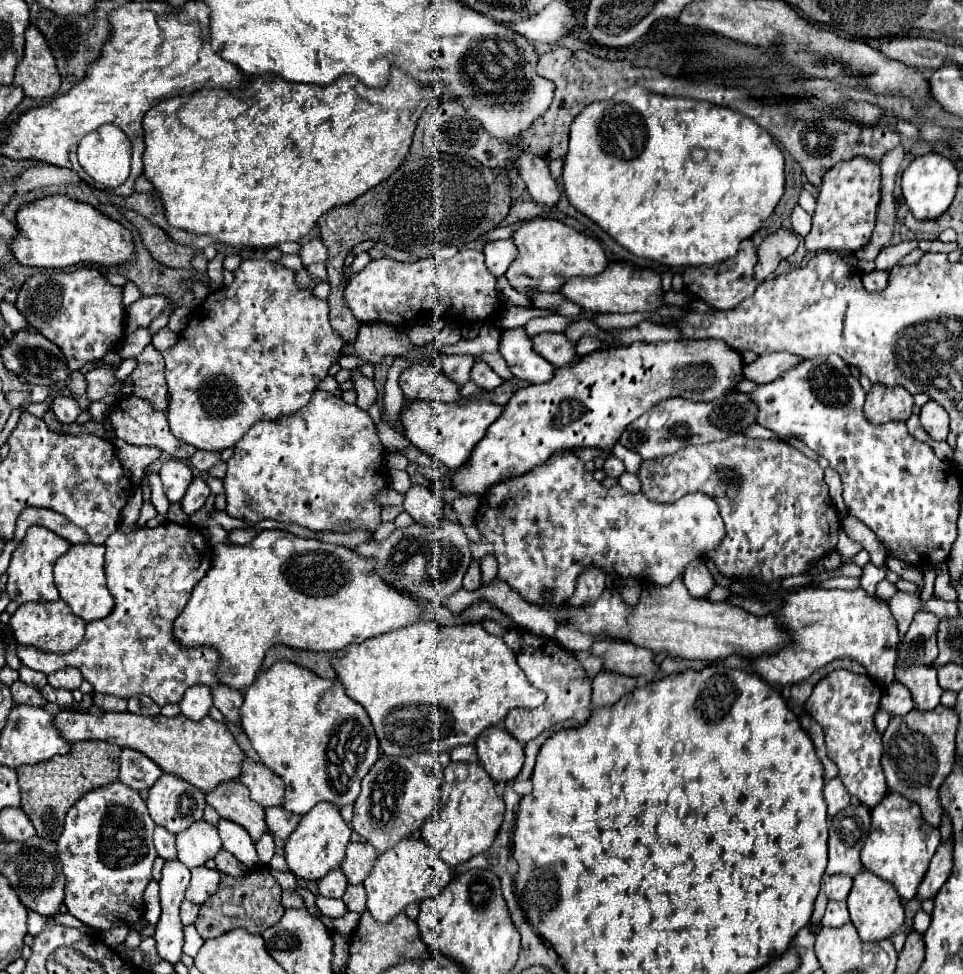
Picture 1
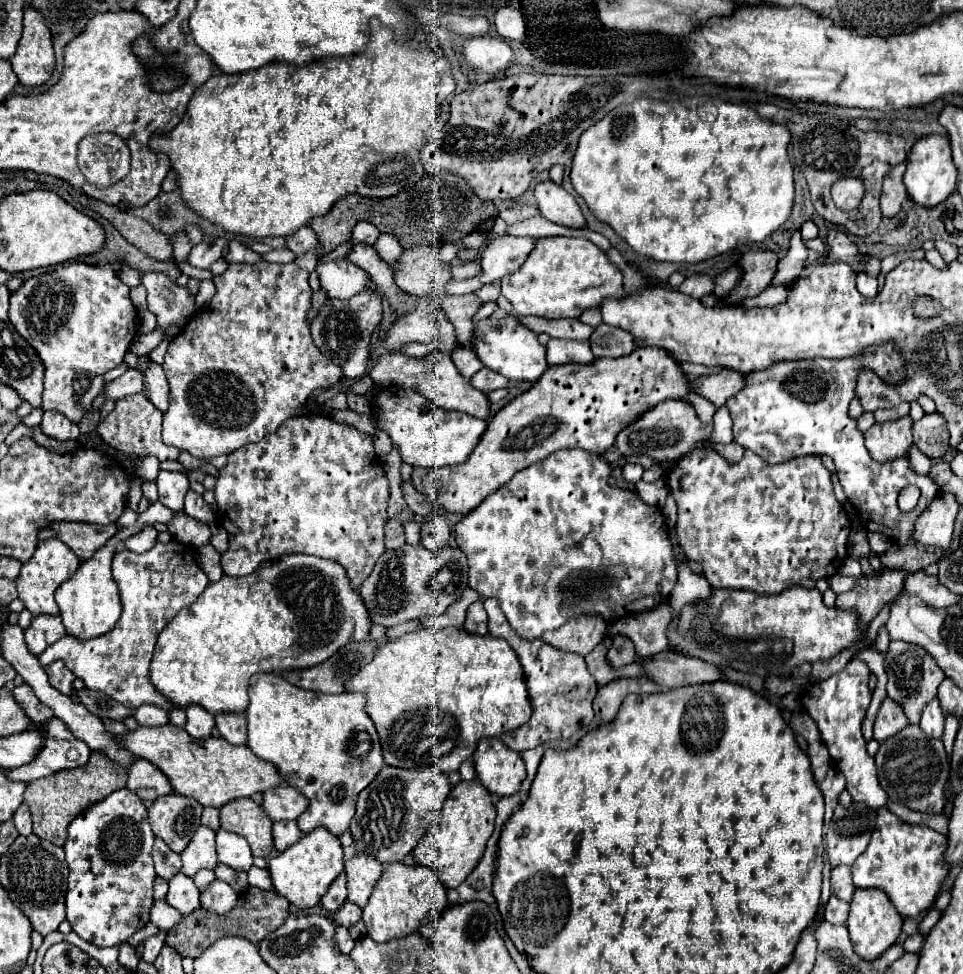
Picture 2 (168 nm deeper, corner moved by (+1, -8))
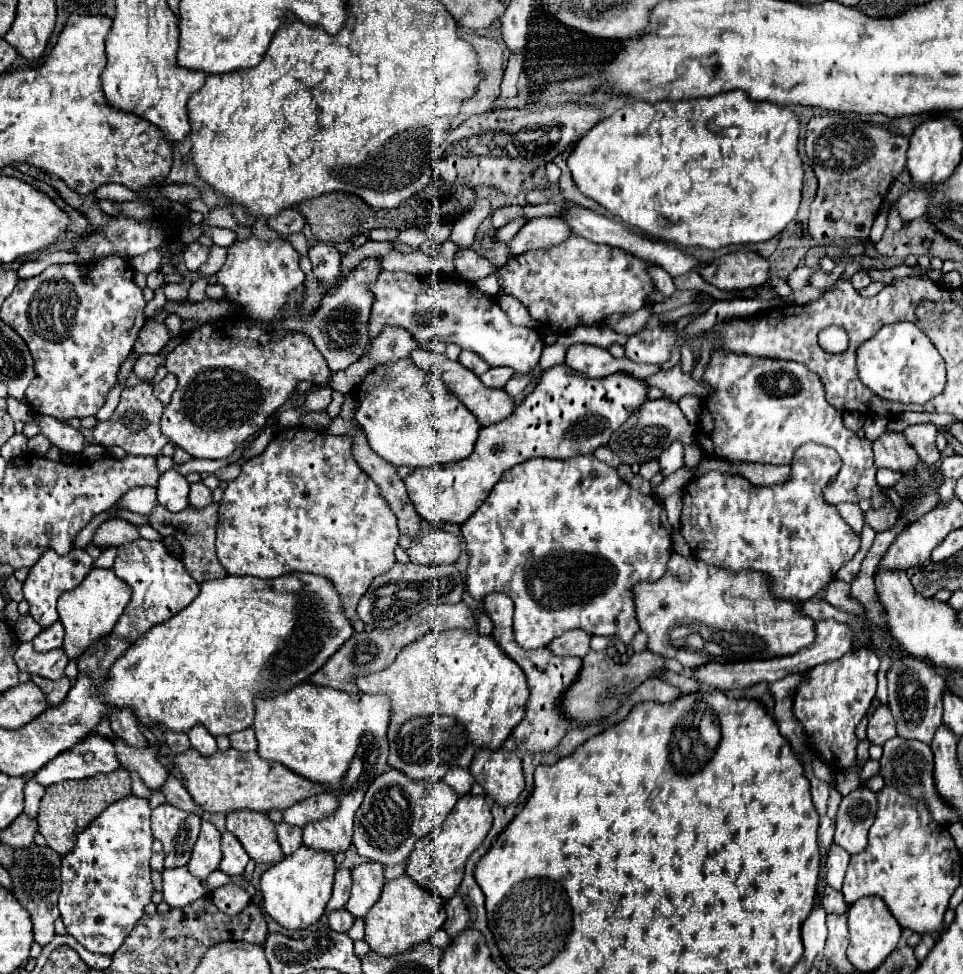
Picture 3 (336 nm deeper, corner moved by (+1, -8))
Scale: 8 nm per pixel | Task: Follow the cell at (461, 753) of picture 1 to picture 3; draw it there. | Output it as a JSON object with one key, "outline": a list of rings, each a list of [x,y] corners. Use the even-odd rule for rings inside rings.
{"outline":[[[452,767],[452,771],[448,771],[448,775],[444,775],[444,781],[458,793],[458,795],[466,795],[470,791],[472,785],[472,775],[468,769],[464,767]]]}

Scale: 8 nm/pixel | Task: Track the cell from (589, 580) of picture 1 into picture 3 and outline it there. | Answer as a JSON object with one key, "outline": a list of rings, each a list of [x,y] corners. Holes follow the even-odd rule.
{"outline":[[[566,631],[564,635],[560,635],[560,639],[552,639],[552,643],[548,645],[556,655],[576,655],[576,657],[584,657],[590,651],[590,639],[592,635],[588,635],[586,631]]]}

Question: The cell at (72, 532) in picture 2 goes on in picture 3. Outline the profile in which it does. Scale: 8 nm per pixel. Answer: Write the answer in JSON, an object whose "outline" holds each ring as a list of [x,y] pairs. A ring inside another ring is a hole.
{"outline":[[[116,517],[116,519],[104,521],[104,523],[96,529],[96,533],[94,533],[94,537],[92,537],[92,543],[94,543],[96,547],[104,549],[104,547],[110,547],[110,545],[118,547],[118,545],[124,545],[124,543],[132,543],[132,541],[136,541],[138,537],[140,537],[140,535],[138,535],[138,531],[134,529],[134,525],[130,525],[128,521]]]}

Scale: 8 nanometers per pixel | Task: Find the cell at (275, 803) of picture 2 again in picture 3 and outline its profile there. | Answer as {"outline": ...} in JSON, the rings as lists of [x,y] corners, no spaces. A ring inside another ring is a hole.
{"outline":[[[320,793],[320,795],[312,795],[300,803],[294,803],[292,807],[284,809],[282,815],[284,815],[284,821],[290,823],[290,825],[296,825],[296,827],[302,827],[310,821],[316,821],[316,819],[322,819],[326,815],[330,815],[334,809],[336,809],[338,801],[334,795],[328,795],[328,793]]]}

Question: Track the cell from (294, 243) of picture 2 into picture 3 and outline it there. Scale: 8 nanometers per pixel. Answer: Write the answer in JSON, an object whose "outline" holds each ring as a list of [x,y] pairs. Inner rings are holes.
{"outline":[[[296,209],[282,211],[278,217],[274,217],[272,221],[268,221],[268,227],[272,227],[278,235],[294,235],[294,233],[302,233],[304,217],[302,217],[300,211],[296,211]]]}

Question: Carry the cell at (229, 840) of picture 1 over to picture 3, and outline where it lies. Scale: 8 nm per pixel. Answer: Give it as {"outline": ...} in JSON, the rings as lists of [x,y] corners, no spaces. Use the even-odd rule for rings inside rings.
{"outline":[[[222,833],[222,861],[220,869],[228,875],[242,875],[250,857],[244,851],[242,843],[232,833]]]}

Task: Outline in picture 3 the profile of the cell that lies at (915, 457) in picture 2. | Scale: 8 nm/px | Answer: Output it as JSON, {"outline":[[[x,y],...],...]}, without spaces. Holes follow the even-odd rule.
{"outline":[[[878,469],[878,473],[876,473],[876,481],[882,487],[894,487],[902,477],[904,477],[902,473],[894,473],[890,469]]]}

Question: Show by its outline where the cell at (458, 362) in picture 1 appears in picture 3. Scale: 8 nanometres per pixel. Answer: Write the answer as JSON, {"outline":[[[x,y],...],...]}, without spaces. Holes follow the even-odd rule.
{"outline":[[[462,351],[460,353],[460,359],[458,359],[466,369],[470,369],[472,373],[476,373],[476,375],[482,375],[484,371],[488,371],[490,369],[490,365],[488,363],[484,363],[476,353],[472,353],[472,351]]]}

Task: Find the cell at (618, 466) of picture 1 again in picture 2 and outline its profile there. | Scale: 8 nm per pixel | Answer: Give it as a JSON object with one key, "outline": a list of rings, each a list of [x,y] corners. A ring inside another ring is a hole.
{"outline":[[[628,463],[628,465],[624,465],[624,479],[626,481],[632,481],[632,483],[638,483],[640,481],[640,477],[642,477],[642,473],[644,473],[644,467],[642,465],[638,465],[638,463]]]}

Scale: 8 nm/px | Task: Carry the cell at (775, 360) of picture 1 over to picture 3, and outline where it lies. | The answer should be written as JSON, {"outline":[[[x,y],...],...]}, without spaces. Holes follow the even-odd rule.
{"outline":[[[678,365],[648,377],[646,383],[650,387],[660,387],[672,401],[678,401],[682,395],[696,395],[700,401],[704,401],[704,395],[708,395],[708,383],[696,381],[692,373],[684,373]]]}

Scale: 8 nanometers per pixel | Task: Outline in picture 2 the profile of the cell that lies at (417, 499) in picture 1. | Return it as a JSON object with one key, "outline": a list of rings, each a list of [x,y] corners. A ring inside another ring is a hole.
{"outline":[[[432,517],[426,525],[422,525],[422,545],[430,551],[440,551],[448,547],[450,525],[444,517]]]}

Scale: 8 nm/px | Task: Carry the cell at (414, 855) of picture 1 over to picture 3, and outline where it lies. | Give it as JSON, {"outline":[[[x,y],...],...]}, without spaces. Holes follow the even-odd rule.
{"outline":[[[402,875],[398,879],[386,881],[384,891],[376,901],[376,907],[368,911],[364,921],[366,921],[364,941],[378,955],[390,957],[410,949],[416,943],[430,939],[432,933],[444,925],[446,911],[442,901],[436,895],[432,895],[432,891],[428,891],[426,887],[420,887],[418,883],[408,879],[408,875]]]}

